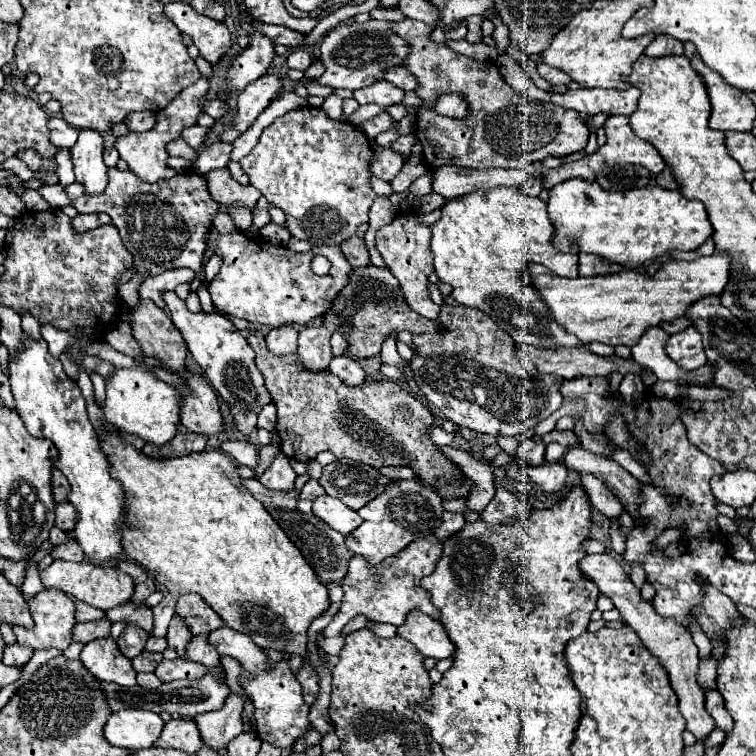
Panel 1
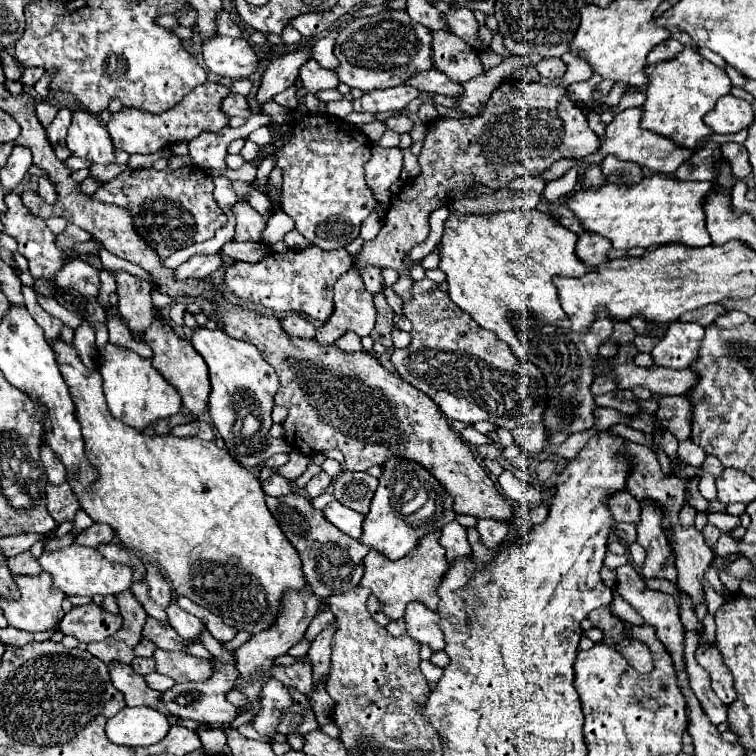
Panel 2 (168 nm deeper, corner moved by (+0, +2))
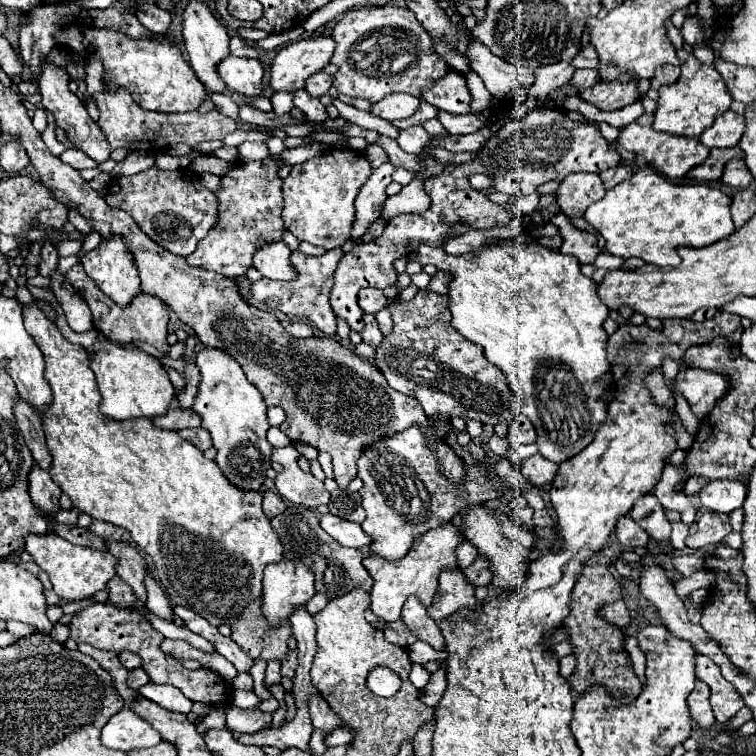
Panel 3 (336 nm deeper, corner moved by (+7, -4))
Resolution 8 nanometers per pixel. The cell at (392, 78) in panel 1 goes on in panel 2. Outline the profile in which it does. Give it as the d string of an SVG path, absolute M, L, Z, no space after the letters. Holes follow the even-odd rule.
M430 69L430 71L422 71L418 75L414 75L410 81L406 81L408 85L414 85L418 91L426 91L426 93L442 93L446 97L458 97L462 95L462 85L450 81L442 71L438 69Z

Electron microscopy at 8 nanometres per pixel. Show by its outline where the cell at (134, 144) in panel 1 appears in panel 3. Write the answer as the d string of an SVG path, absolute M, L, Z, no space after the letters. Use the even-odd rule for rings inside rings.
M103 91L93 95L99 107L99 127L105 133L107 141L111 143L113 149L125 147L127 151L161 151L177 143L187 143L187 145L199 145L205 141L213 139L225 139L229 133L233 133L239 125L223 115L219 109L211 109L207 113L201 111L187 111L187 113L153 113L137 107L133 97L127 91Z

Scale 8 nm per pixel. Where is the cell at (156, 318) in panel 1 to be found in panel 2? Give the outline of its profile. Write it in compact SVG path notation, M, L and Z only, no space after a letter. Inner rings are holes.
M112 271L112 275L116 279L120 313L130 323L130 329L136 335L142 335L142 331L148 329L158 315L150 299L152 285L148 281L140 281L140 277L130 275L128 271Z

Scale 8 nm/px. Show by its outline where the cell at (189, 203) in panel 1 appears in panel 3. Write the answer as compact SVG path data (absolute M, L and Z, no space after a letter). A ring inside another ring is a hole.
M151 167L143 173L113 181L111 189L105 195L105 201L109 207L127 211L151 241L175 255L187 257L195 251L197 243L205 239L213 223L217 223L219 201L211 191L205 191L205 187L197 183L197 179L199 175L191 169L161 171L157 167Z

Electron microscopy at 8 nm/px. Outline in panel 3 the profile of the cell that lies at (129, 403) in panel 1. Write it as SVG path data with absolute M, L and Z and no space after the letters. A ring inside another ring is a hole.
M117 343L95 345L89 349L91 369L97 377L101 403L99 409L105 417L115 421L125 421L133 417L161 417L167 413L169 403L175 397L175 387L171 385L163 365L139 349L125 349Z

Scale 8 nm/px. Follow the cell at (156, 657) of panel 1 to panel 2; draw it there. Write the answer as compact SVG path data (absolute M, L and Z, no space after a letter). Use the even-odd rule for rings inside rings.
M134 657L134 661L132 661L132 669L134 669L138 675L148 675L148 673L156 671L156 669L154 669L154 659L152 659L152 657L150 657L150 659Z

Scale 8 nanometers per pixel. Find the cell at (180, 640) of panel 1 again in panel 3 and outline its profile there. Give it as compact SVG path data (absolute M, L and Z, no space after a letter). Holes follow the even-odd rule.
M107 541L109 553L113 553L119 559L117 575L133 589L137 601L145 603L147 589L145 589L145 577L147 577L147 561L139 555L139 551L127 543L121 541Z

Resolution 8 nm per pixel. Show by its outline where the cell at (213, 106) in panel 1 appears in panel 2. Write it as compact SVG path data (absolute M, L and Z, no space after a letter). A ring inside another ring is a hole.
M230 93L230 97L226 97L222 101L222 111L226 115L230 115L230 117L234 117L234 115L244 117L244 119L250 117L250 105L248 105L248 101L246 101L246 97L242 97L238 93Z

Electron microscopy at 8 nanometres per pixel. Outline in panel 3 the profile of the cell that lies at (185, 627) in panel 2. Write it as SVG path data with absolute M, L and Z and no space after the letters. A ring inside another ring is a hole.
M147 575L145 577L145 587L147 587L147 603L145 603L145 607L153 615L157 615L157 617L167 619L167 621L173 621L175 613L173 613L173 607L169 603L169 597L163 593L161 585L151 575Z

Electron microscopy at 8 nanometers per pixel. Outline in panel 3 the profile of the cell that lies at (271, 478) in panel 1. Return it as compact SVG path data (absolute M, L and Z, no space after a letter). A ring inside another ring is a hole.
M265 491L263 493L263 511L271 519L273 515L279 515L281 511L285 511L285 501L275 491Z

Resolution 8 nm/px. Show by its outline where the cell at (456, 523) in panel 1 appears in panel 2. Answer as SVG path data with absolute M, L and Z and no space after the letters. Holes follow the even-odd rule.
M452 521L442 529L442 537L440 537L440 545L446 549L446 559L448 563L452 563L458 557L468 557L472 555L472 547L466 539L466 529Z

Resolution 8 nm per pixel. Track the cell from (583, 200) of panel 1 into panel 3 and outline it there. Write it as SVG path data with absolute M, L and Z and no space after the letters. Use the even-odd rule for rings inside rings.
M637 159L641 165L641 171L633 175L629 181L621 181L613 189L607 191L607 195L589 205L583 219L599 233L605 237L605 249L611 255L629 259L629 257L641 257L645 263L653 263L659 267L679 267L682 259L677 255L677 247L707 247L723 237L729 237L735 231L729 207L731 207L731 195L721 191L719 187L705 185L705 183L673 183L665 179L661 173L653 171L647 167L643 159Z

